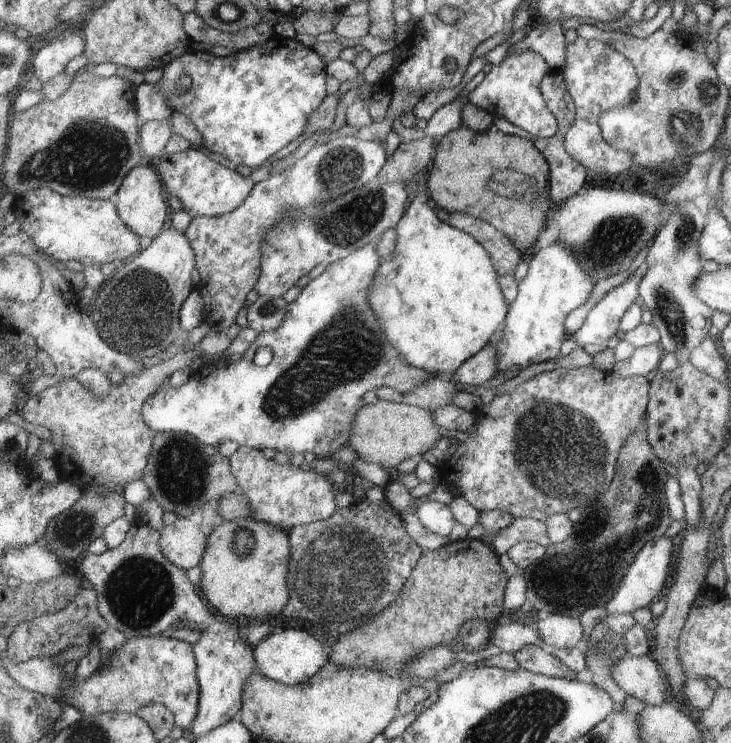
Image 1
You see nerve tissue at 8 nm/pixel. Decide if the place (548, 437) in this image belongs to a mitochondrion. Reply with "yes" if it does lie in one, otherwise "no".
yes

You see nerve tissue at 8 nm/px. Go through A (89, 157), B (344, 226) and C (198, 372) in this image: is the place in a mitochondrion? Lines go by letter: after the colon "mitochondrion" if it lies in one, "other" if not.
A: mitochondrion
B: mitochondrion
C: other

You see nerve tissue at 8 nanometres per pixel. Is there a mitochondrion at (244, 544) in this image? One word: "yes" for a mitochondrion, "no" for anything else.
yes

